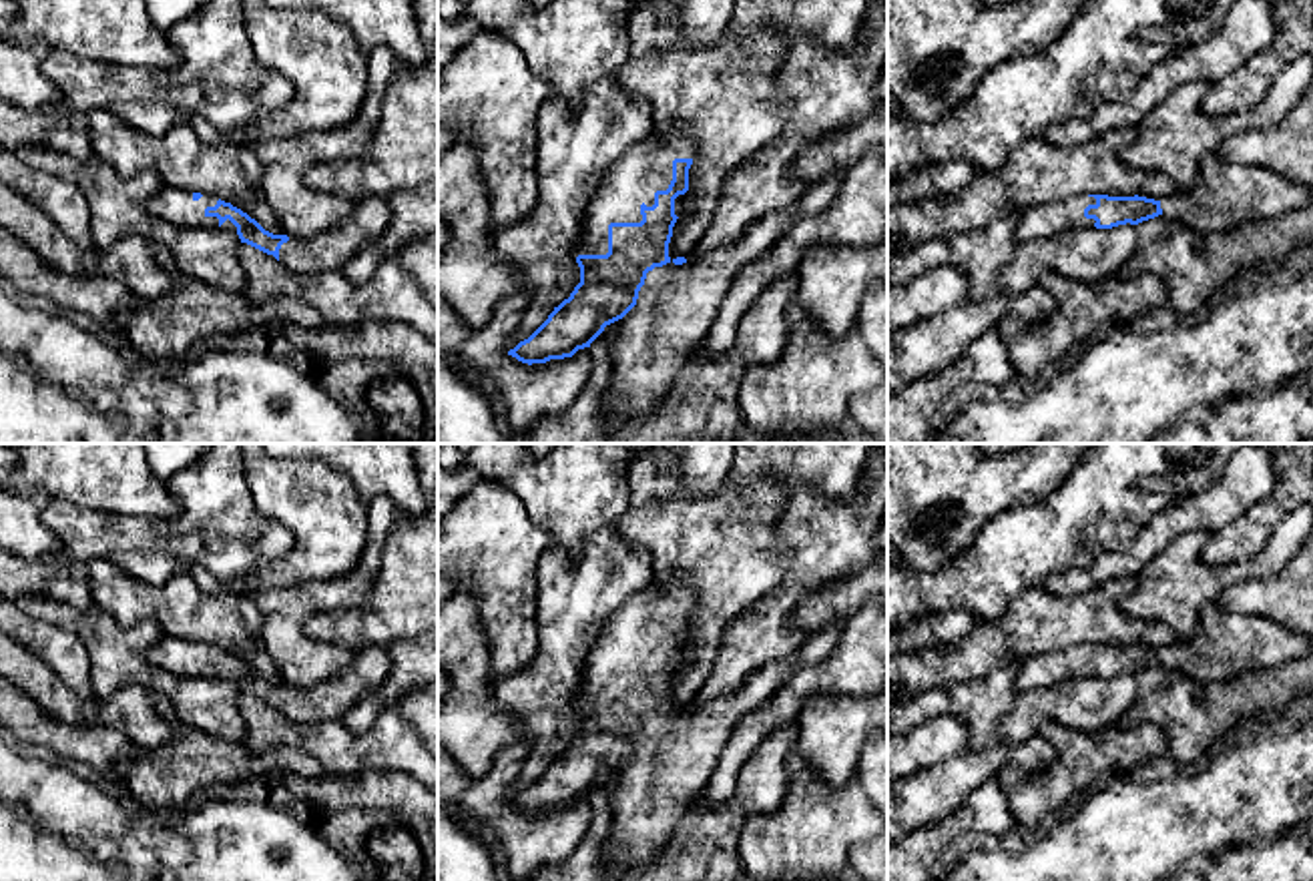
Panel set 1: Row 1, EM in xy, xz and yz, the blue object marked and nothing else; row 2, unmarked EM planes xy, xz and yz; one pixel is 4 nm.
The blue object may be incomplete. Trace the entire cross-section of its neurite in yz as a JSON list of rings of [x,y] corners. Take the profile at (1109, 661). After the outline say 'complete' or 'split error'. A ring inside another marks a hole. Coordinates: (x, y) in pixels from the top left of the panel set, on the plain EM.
[[[1213,602],[1203,608],[1201,628],[1191,640],[1164,650],[1138,644],[1078,644],[1032,654],[1020,660],[1016,686],[1020,690],[1050,688],[1074,676],[1112,678],[1126,672],[1138,674],[1158,664],[1209,684],[1297,660],[1311,648],[1309,634],[1293,632],[1259,614],[1223,610]]]; split error

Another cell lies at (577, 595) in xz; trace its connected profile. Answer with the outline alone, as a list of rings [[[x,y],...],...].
[[[614,526],[590,534],[578,556],[570,556],[560,546],[550,546],[542,554],[536,572],[536,656],[494,684],[496,704],[522,724],[522,743],[526,745],[526,761],[520,779],[508,789],[508,801],[528,789],[580,732],[576,696],[594,640],[614,612],[652,582],[654,568],[648,550],[624,542]]]

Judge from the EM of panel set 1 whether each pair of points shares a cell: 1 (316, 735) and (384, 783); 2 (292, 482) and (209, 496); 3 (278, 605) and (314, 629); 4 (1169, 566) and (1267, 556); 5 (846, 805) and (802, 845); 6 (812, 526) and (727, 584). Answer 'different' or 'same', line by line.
1: different
2: different
3: different
4: same
5: same
6: different

